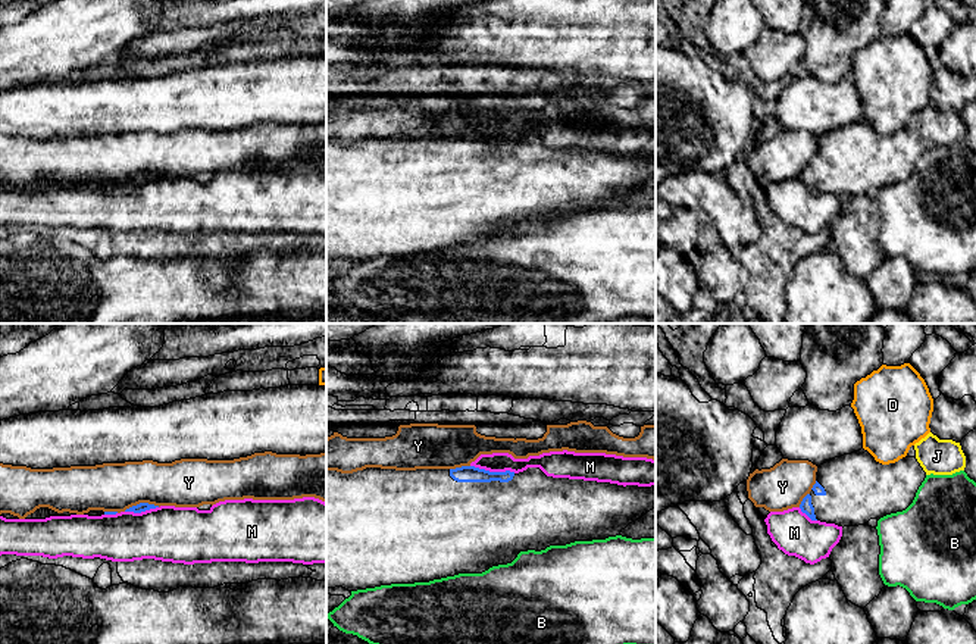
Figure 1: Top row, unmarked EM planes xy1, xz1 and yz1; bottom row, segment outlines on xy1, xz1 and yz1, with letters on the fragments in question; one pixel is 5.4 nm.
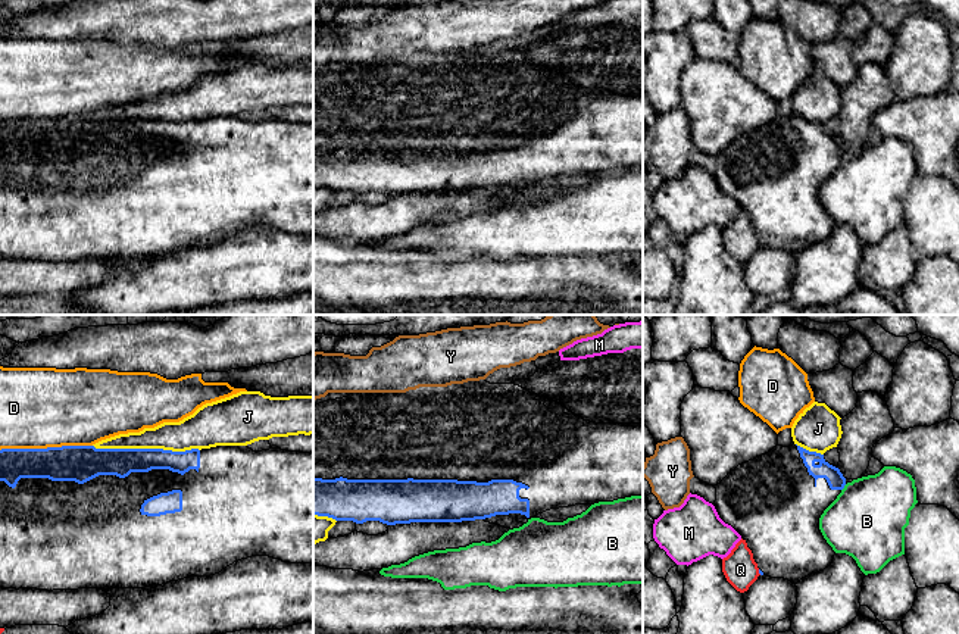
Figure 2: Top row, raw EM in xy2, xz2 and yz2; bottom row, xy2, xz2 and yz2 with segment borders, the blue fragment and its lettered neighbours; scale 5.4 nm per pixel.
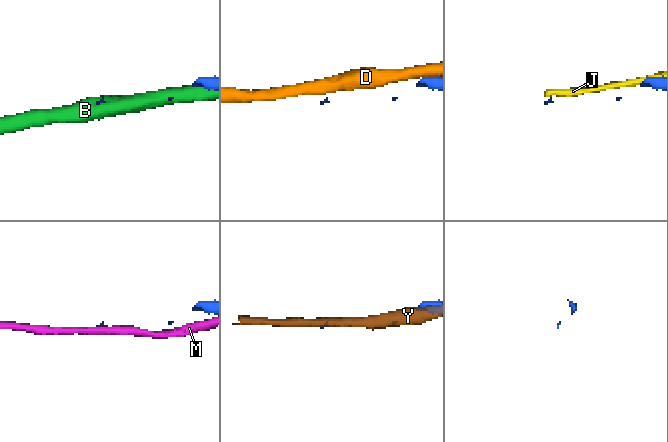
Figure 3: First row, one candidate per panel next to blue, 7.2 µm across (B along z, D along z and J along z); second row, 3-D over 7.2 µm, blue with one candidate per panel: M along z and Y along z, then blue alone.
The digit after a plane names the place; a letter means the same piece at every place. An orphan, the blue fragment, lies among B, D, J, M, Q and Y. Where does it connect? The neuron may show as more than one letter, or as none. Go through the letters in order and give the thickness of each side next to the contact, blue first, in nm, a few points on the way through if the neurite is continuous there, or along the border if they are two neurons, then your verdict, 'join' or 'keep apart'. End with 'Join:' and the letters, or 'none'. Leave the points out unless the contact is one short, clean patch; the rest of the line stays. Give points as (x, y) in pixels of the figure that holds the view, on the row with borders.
B: calibres 90 and 420 nm; keep apart
D: calibres 200 and 440 nm; keep apart
J: calibres 160 and 170 nm; keep apart
M: calibres 100 and 110 nm; keep apart
Q: calibres 20 and 190 nm; keep apart
Y: calibres 50 and 280 nm; keep apart
Join: none

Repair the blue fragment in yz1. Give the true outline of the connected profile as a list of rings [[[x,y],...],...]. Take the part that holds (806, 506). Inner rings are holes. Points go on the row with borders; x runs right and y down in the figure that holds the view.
[[[864,448],[835,457],[817,468],[816,484],[803,498],[800,509],[811,520],[838,526],[858,526],[870,519],[905,510],[926,478],[916,457],[903,457],[895,463],[882,465]]]

